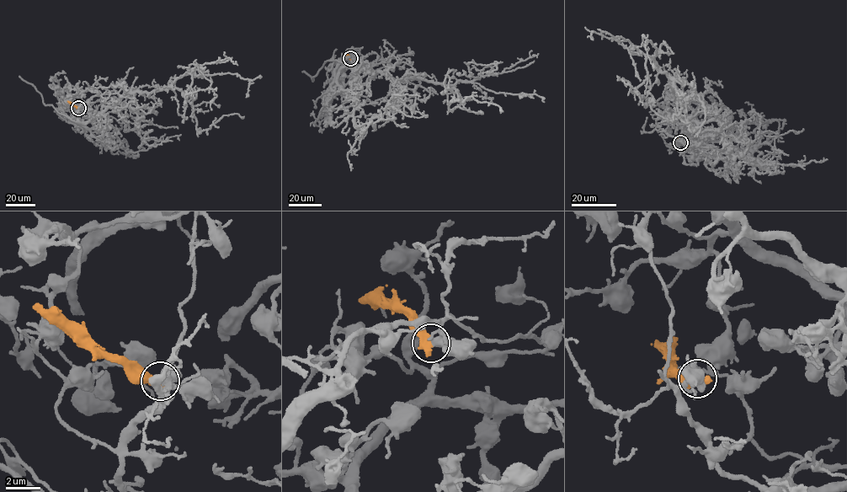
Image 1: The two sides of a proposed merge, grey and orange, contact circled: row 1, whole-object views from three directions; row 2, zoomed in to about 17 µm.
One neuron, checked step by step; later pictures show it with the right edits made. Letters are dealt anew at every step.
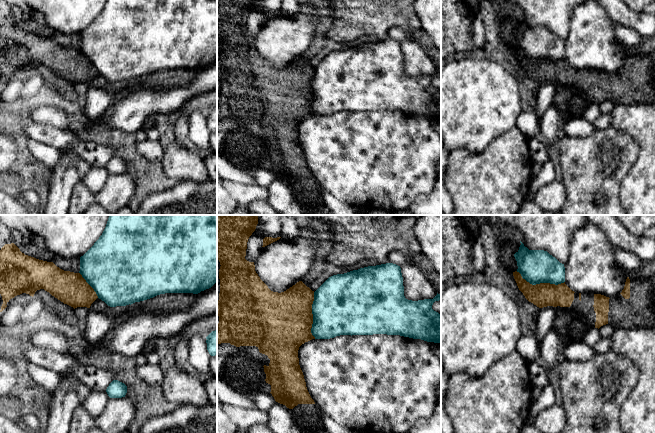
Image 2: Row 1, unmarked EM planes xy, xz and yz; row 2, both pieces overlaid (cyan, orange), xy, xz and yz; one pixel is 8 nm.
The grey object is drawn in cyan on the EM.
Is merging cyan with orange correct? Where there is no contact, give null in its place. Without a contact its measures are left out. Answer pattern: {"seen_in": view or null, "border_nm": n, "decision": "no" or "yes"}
{"seen_in": "yz", "border_nm": 400, "decision": "no"}

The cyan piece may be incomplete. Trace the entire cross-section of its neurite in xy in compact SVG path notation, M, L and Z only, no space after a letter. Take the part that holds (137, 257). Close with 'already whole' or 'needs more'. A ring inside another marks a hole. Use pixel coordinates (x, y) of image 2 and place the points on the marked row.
M109 215L102 235L80 257L79 273L110 307L165 293L198 294L217 283L217 215Z | already whole

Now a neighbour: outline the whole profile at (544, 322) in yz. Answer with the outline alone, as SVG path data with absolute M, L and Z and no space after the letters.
M547 306L540 308L536 322L536 328L533 335L537 341L541 343L546 334L552 329L553 321L555 317L555 307Z

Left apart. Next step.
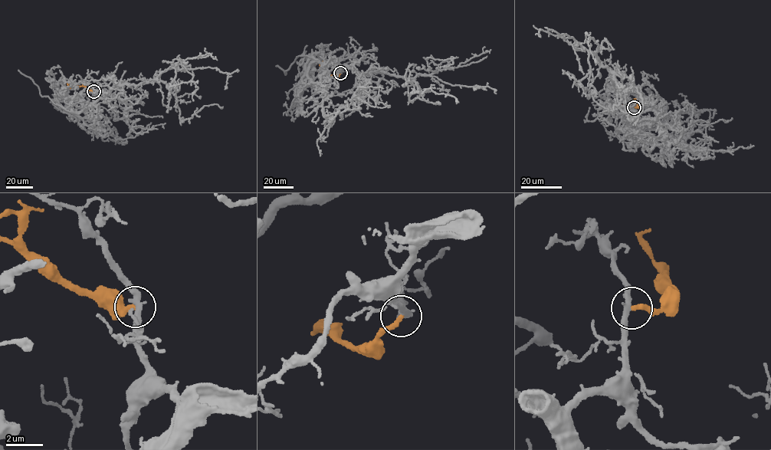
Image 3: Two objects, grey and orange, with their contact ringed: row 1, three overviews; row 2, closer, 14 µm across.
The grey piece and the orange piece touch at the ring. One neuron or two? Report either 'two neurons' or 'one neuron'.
one neuron

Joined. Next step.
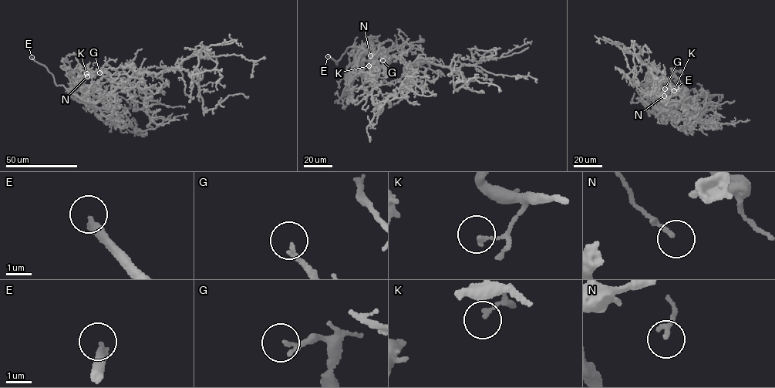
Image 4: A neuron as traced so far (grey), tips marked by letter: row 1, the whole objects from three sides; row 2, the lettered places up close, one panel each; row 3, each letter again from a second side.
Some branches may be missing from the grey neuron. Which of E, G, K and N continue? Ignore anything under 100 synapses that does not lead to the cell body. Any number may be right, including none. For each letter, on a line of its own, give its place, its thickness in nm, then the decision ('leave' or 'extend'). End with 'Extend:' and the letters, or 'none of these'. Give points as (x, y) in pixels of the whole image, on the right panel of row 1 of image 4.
E: place (676, 87); calibre 280 nm; extend
G: place (665, 89); calibre 150 nm; leave
K: place (674, 90); calibre 150 nm; leave
N: place (664, 96); calibre 110 nm; leave
Extend: E

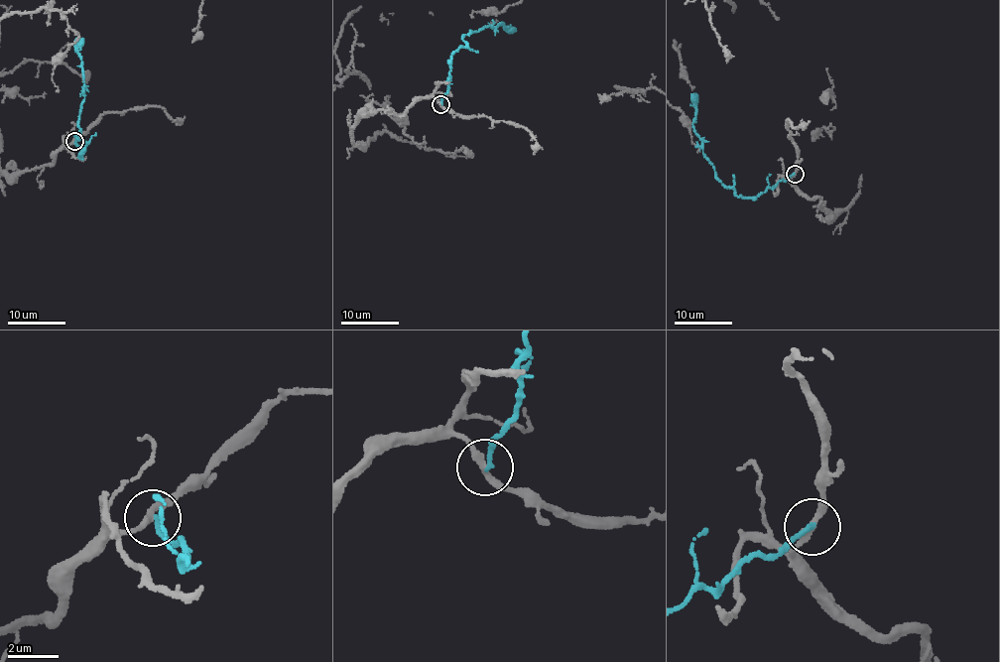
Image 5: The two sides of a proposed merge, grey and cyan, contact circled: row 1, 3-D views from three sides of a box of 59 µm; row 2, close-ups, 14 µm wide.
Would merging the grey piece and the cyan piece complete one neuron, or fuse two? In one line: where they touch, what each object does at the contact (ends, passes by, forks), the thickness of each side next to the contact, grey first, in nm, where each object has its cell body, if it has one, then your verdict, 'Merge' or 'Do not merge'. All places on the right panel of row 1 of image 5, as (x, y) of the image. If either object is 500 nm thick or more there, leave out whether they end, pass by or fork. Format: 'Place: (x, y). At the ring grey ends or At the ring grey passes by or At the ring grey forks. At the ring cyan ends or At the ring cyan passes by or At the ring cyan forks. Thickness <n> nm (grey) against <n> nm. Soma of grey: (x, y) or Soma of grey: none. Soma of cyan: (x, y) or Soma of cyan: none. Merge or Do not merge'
Place: (795, 174). At the ring grey passes by. At the ring cyan ends. Thickness 260 nm (grey) against 180 nm. Soma of grey: none. Soma of cyan: none. Do not merge

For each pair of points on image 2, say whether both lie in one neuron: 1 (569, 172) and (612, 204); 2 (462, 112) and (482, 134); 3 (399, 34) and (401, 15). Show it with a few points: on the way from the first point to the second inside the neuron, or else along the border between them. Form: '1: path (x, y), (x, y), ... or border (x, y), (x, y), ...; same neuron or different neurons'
1: path (582, 172), (588, 172), (607, 191); same neuron
2: path (467, 117), (479, 129); same neuron
3: border (387, 31), (393, 27), (400, 27), (411, 36); different neurons

